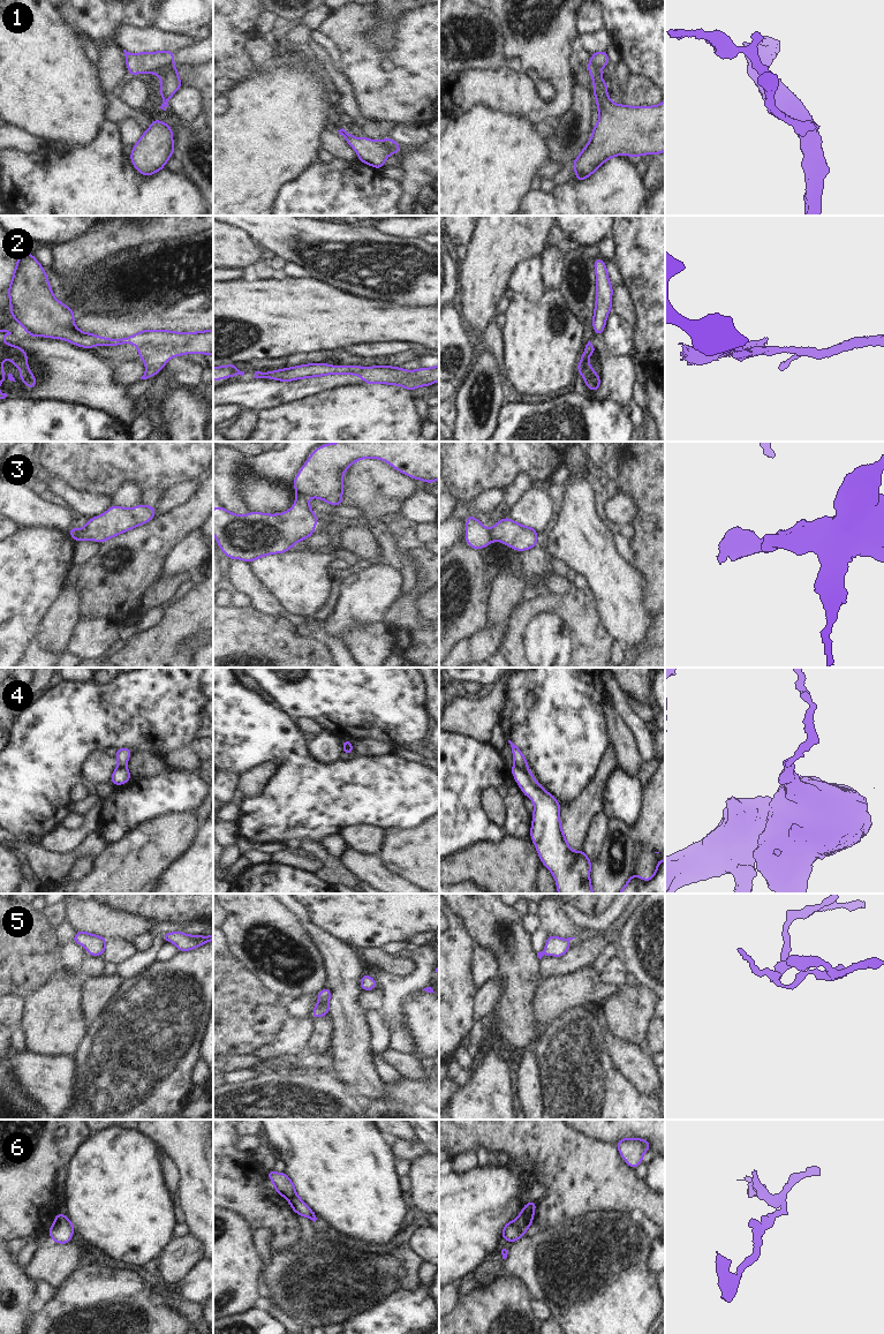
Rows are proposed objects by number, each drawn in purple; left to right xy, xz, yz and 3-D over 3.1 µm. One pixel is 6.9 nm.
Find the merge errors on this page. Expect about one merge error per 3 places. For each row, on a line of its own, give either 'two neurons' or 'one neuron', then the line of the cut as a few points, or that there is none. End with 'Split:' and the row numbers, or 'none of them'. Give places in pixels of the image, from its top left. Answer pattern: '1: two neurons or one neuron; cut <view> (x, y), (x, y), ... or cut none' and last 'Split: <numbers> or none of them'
1: two neurons; cut xy (172, 62), (163, 65), (155, 73)
2: two neurons; cut xy (29, 331), (37, 334)
3: two neurons; cut xz (296, 491), (303, 492), (307, 496)
4: two neurons; cut yz (514, 765), (527, 768)
5: one neuron; cut none
6: two neurons; cut yz (514, 1221), (515, 1226), (523, 1234)
Split: 1, 2, 3, 4, 6

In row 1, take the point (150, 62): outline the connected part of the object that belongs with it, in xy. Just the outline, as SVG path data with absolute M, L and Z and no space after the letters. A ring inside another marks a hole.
M123 50L126 65L129 74L136 76L138 73L156 74L163 66L173 63L175 52L143 52L129 53Z

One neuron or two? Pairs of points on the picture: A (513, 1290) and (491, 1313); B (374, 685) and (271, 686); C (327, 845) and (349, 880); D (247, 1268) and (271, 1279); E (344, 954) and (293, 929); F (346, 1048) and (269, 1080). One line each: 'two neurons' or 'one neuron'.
A: one neuron
B: one neuron
C: two neurons
D: two neurons
E: two neurons
F: two neurons

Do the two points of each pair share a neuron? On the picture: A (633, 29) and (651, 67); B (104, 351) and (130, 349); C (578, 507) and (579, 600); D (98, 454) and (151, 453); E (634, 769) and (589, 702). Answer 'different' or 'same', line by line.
A: same
B: same
C: different
D: same
E: different

